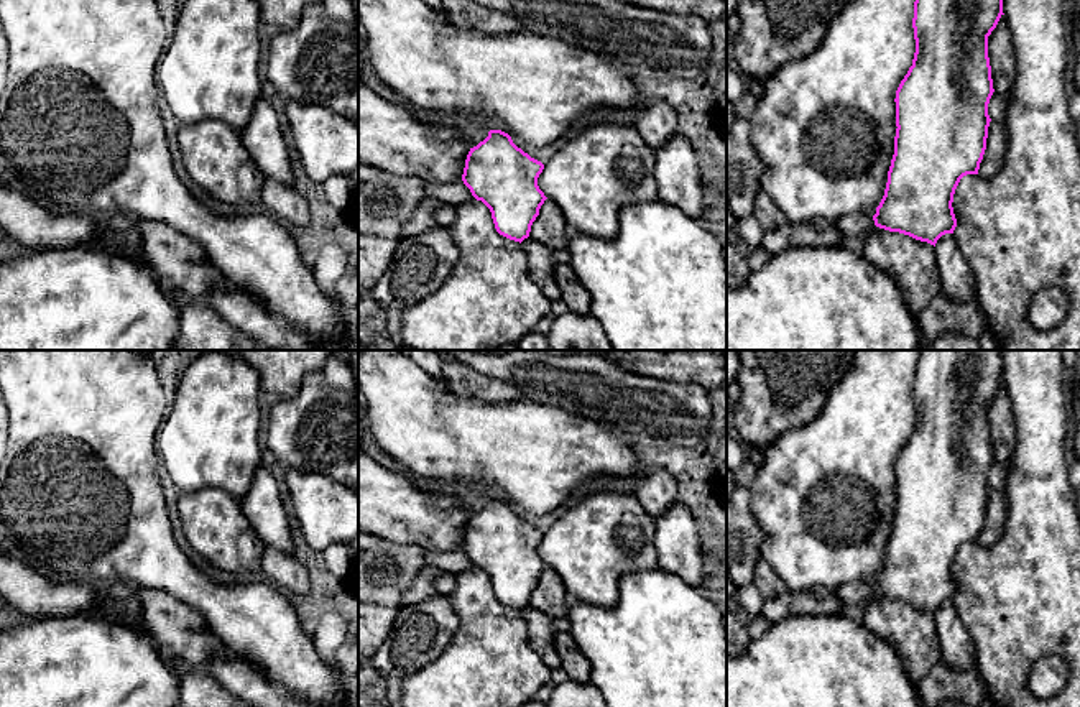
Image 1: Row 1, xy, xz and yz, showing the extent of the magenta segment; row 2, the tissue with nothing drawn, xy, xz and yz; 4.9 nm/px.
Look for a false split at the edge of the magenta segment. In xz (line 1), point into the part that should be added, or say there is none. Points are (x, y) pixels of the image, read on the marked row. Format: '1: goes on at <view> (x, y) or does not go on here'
1: does not go on here

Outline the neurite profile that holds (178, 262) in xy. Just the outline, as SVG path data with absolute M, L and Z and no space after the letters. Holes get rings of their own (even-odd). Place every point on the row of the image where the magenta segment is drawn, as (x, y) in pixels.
M135 220L140 233L138 252L148 260L158 283L187 301L201 303L219 288L243 293L209 260L204 248L182 232L159 220Z

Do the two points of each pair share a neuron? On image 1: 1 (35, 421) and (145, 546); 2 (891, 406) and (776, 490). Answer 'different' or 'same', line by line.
1: same
2: same

